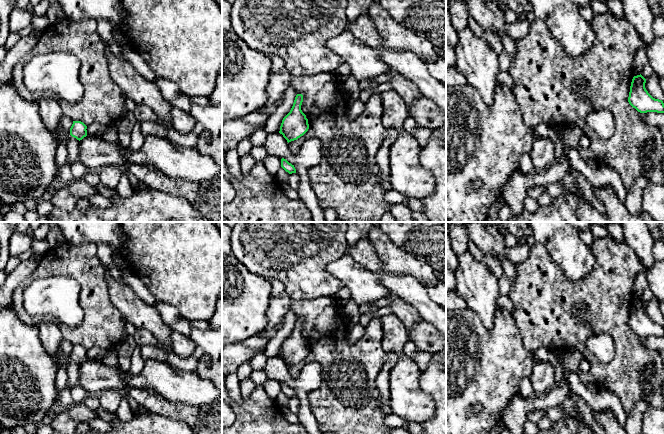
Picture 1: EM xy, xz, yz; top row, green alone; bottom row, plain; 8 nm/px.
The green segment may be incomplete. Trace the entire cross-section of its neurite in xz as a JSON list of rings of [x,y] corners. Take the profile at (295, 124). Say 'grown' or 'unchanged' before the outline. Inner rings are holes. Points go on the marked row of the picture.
unchanged | [[[297,94],[290,112],[283,118],[279,133],[291,142],[303,136],[309,129],[308,119],[301,110],[303,95]]]

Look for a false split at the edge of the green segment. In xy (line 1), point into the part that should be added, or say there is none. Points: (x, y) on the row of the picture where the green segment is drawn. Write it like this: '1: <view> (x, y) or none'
1: none

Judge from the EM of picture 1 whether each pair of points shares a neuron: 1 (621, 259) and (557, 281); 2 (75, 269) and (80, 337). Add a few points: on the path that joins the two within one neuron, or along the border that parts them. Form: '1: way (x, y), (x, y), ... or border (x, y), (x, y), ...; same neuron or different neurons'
1: way (605, 272), (589, 288), (573, 288); same neuron
2: way (92, 286), (94, 288), (94, 320); same neuron

